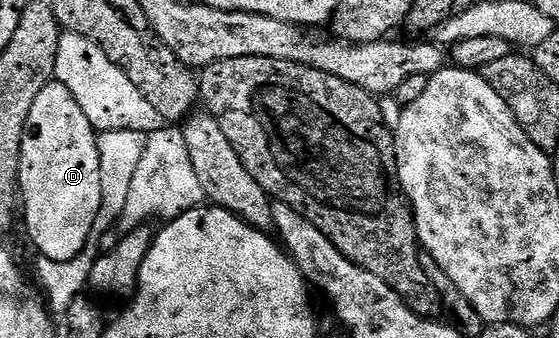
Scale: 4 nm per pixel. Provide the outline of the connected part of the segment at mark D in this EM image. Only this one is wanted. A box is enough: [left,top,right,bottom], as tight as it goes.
[19,81,102,263]

